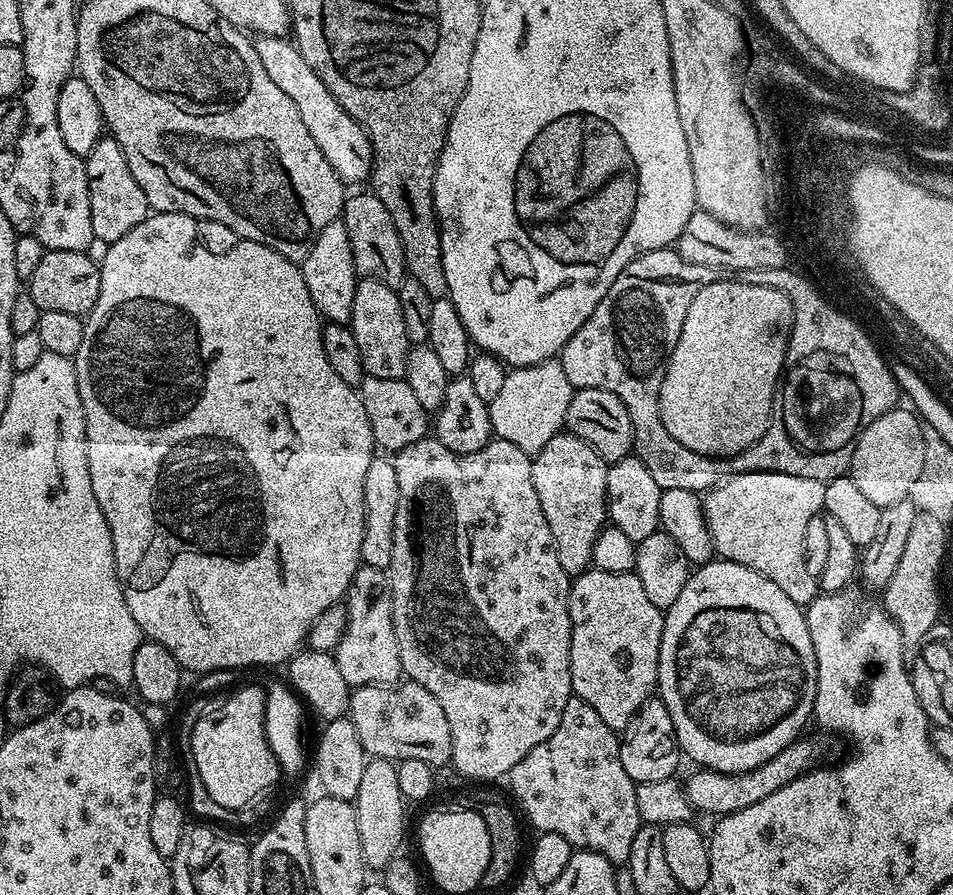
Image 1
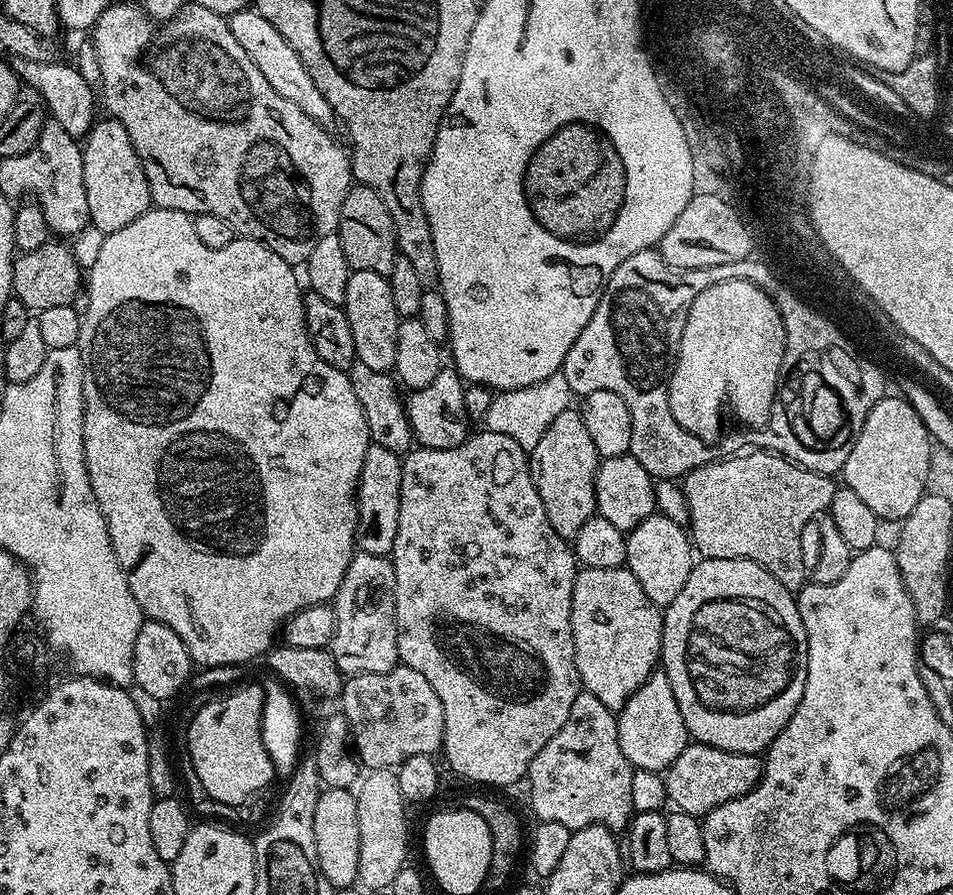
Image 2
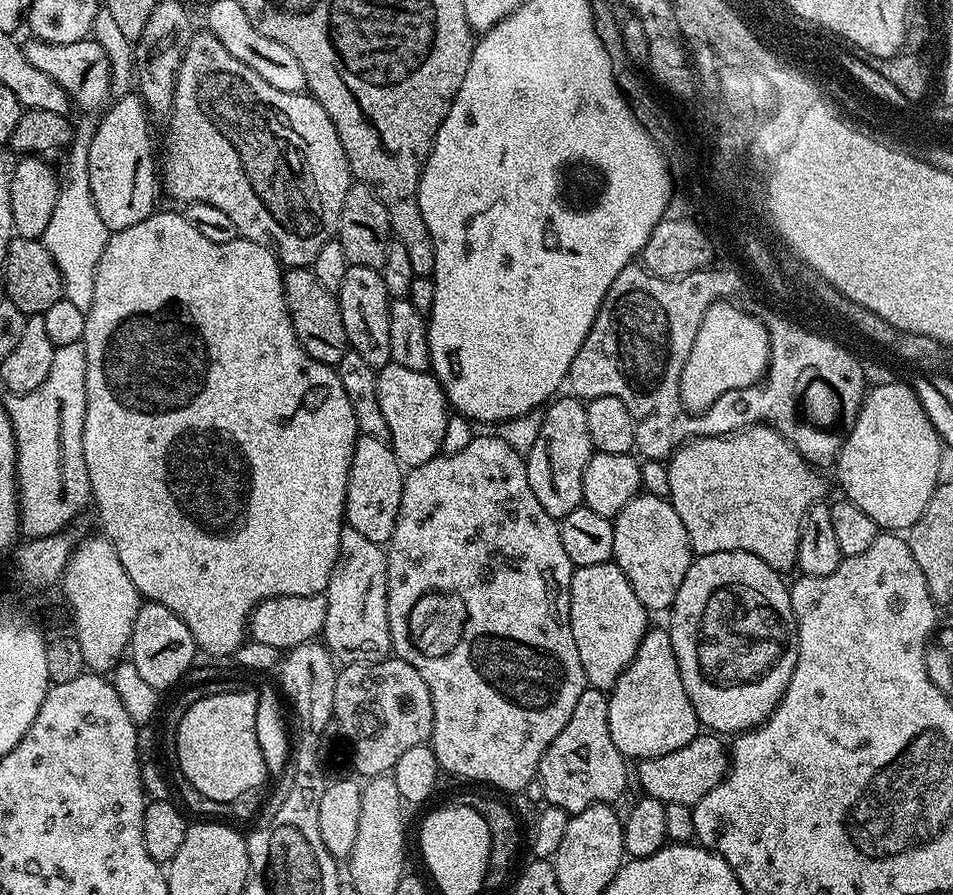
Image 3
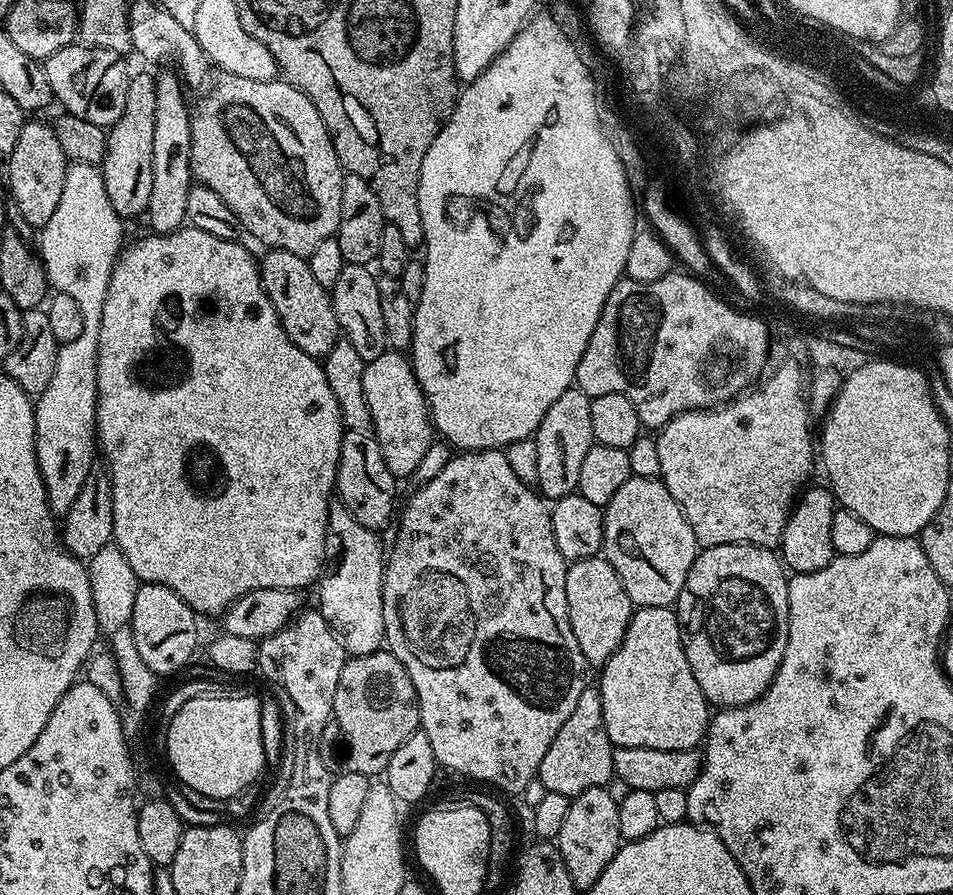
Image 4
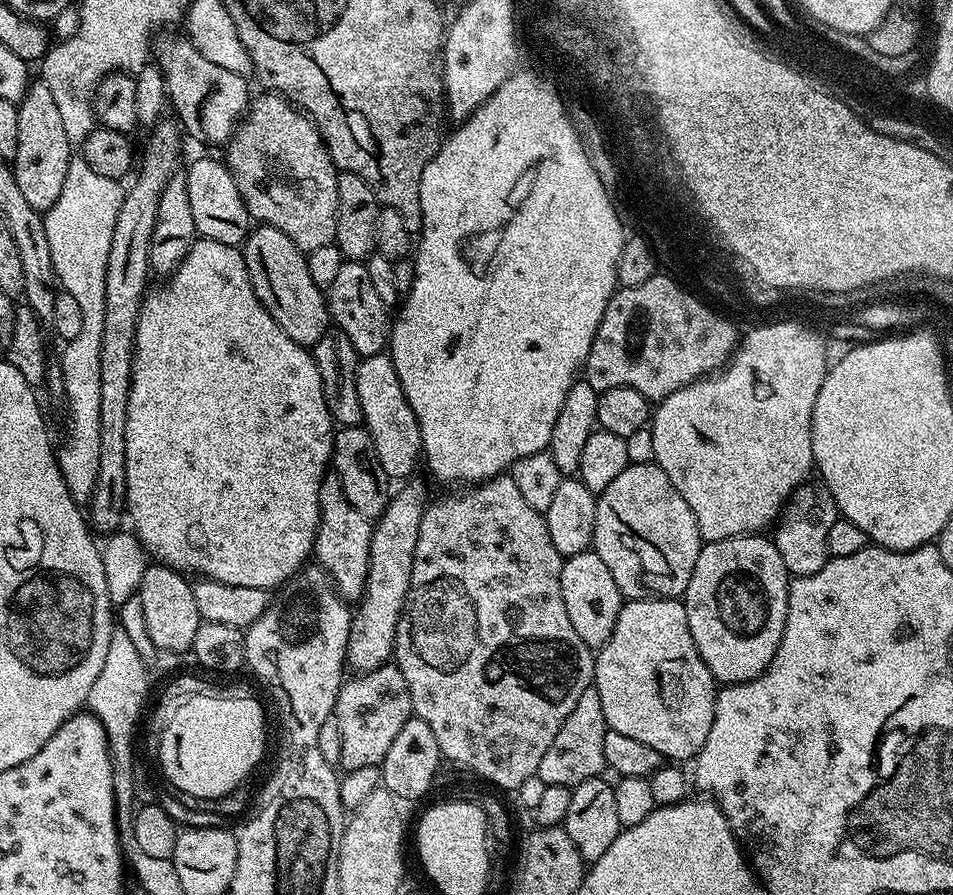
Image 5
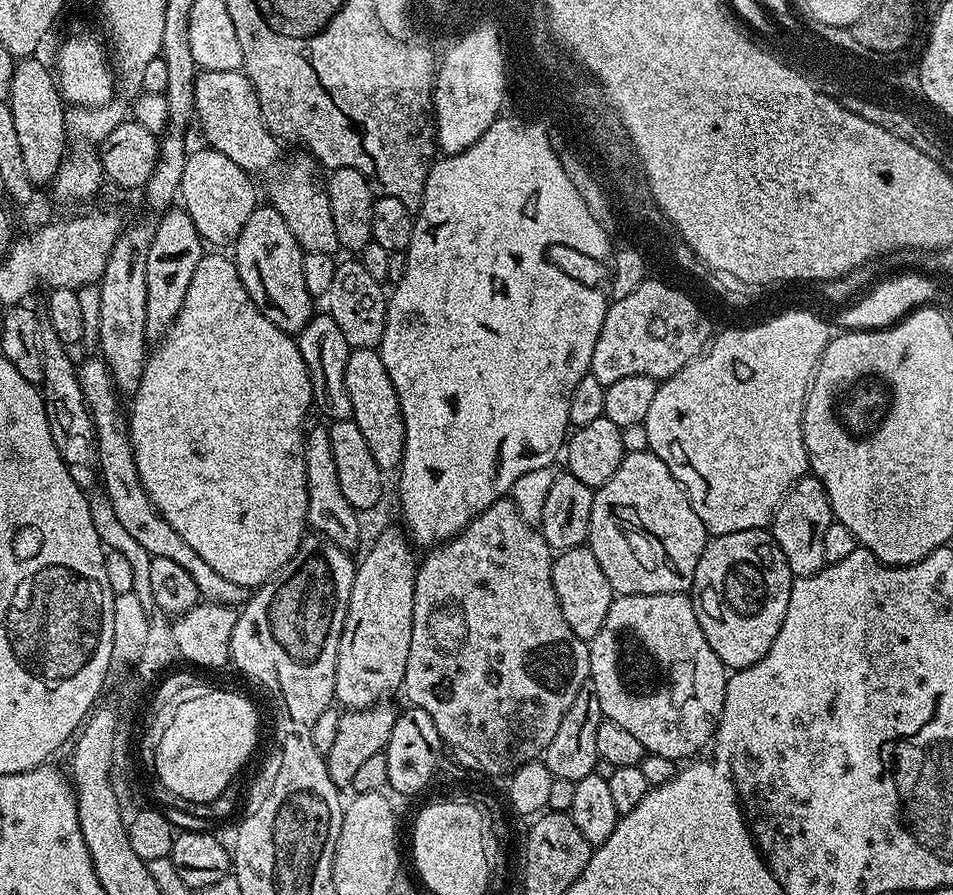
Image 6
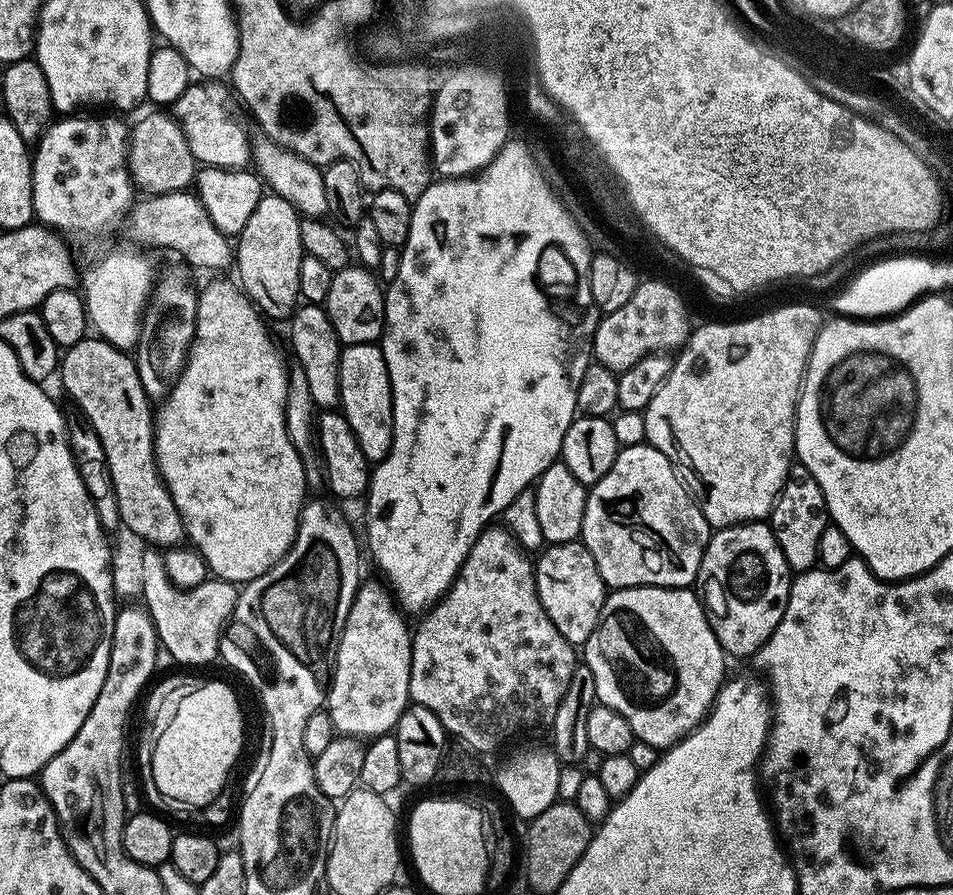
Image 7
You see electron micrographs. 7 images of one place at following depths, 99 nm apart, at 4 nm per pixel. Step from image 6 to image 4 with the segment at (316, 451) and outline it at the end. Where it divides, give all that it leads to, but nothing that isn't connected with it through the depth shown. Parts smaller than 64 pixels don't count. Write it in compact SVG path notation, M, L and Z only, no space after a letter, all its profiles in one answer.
M334 502L328 508L328 534L334 548L340 553L336 561L319 577L320 604L318 610L326 618L326 622L332 627L333 632L344 643L344 651L348 656L361 656L362 654L374 654L385 647L384 619L382 618L382 590L384 589L384 566L386 563L386 548L380 545L380 540L373 529L362 526L350 510L339 502Z

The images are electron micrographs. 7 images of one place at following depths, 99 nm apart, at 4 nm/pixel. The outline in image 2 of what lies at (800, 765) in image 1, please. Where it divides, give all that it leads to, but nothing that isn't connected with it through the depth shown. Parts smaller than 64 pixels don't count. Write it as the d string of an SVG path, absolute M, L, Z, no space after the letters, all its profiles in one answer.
M690 742L674 758L674 762L663 773L667 803L677 812L685 812L697 818L710 815L722 802L742 798L764 776L764 761L759 755L738 754L728 750L718 750Z

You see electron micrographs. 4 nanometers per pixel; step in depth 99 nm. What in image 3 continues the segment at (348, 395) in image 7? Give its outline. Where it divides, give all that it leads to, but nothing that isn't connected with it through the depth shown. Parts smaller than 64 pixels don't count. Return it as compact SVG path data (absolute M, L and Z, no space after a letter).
M387 364L376 373L376 393L378 406L382 406L382 418L386 418L387 441L405 469L417 468L441 455L450 405L444 388L431 371L406 370L406 366Z

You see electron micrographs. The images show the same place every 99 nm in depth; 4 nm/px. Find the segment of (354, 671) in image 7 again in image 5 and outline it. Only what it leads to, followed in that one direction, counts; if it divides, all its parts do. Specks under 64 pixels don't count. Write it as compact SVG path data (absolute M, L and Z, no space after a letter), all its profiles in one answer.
M408 478L389 495L386 510L375 521L370 538L370 570L364 594L352 612L348 635L349 669L357 673L381 668L393 659L396 646L396 627L404 609L404 599L410 586L410 570L414 566L414 546L418 546L418 526L429 503L428 488L417 478Z

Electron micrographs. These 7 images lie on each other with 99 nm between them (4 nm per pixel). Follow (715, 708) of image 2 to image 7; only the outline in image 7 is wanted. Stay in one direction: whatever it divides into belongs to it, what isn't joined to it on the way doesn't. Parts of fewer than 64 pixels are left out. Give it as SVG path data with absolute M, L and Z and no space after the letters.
M767 523L735 524L733 528L713 531L702 554L698 588L702 593L702 603L708 613L710 626L729 657L755 657L757 650L770 638L770 634L774 634L778 622L782 622L793 579L794 573L782 554L782 546L778 546Z

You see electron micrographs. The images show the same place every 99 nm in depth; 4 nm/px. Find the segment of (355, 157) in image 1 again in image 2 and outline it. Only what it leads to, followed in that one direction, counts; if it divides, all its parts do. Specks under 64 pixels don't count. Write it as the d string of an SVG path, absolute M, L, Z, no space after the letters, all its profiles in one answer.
M243 10L228 16L227 21L234 39L242 45L242 50L246 50L246 54L250 54L250 62L254 62L258 70L262 70L262 78L266 78L266 82L270 82L270 86L274 86L274 90L278 90L282 98L294 102L294 106L298 106L307 116L314 118L316 124L328 126L333 123L334 113L330 102L326 102L322 90L314 86L314 78L310 78L302 58L298 58L294 46L290 46L290 42L286 42L286 38L282 38L282 34L278 34L278 30L274 30L274 26L270 26L270 22L266 22L266 18L262 18L260 12Z

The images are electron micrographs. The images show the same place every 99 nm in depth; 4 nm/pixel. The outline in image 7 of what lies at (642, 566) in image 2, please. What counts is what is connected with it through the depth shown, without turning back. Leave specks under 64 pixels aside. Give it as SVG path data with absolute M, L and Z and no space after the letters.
M645 442L638 446L621 448L614 458L614 466L610 466L610 470L597 484L591 485L588 488L586 514L582 522L580 536L582 537L582 543L590 550L590 554L594 554L594 562L598 562L598 574L602 574L604 583L609 589L641 588L642 586L686 588L697 583L700 575L700 567L702 566L702 554L706 550L708 539L711 538L713 531L714 529L706 522L702 510L696 504L695 500L692 499L692 493L685 488L683 480L677 476L676 468L670 462L670 458L666 458L666 454L662 454L662 450L658 450L652 444Z

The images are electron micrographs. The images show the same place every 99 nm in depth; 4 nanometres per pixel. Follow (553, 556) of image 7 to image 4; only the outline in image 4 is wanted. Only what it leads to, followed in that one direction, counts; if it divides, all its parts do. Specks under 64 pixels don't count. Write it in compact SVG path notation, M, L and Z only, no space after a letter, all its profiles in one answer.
M603 555L569 563L566 574L566 606L570 614L570 630L574 630L574 638L578 638L582 654L589 665L603 666L618 650L634 611L630 594L626 594L626 586L622 586L622 578L618 578L614 566L610 566Z

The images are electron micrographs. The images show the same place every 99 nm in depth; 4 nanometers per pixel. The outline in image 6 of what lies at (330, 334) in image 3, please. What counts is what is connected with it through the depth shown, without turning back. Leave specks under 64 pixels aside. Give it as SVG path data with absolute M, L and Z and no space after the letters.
M258 206L252 211L234 245L236 269L242 278L242 286L246 286L246 294L250 294L254 306L258 306L262 315L270 318L278 330L289 334L299 334L314 315L314 298L310 290L306 290L302 275L304 253L294 234L290 234L290 226L282 222L282 214L271 206Z

